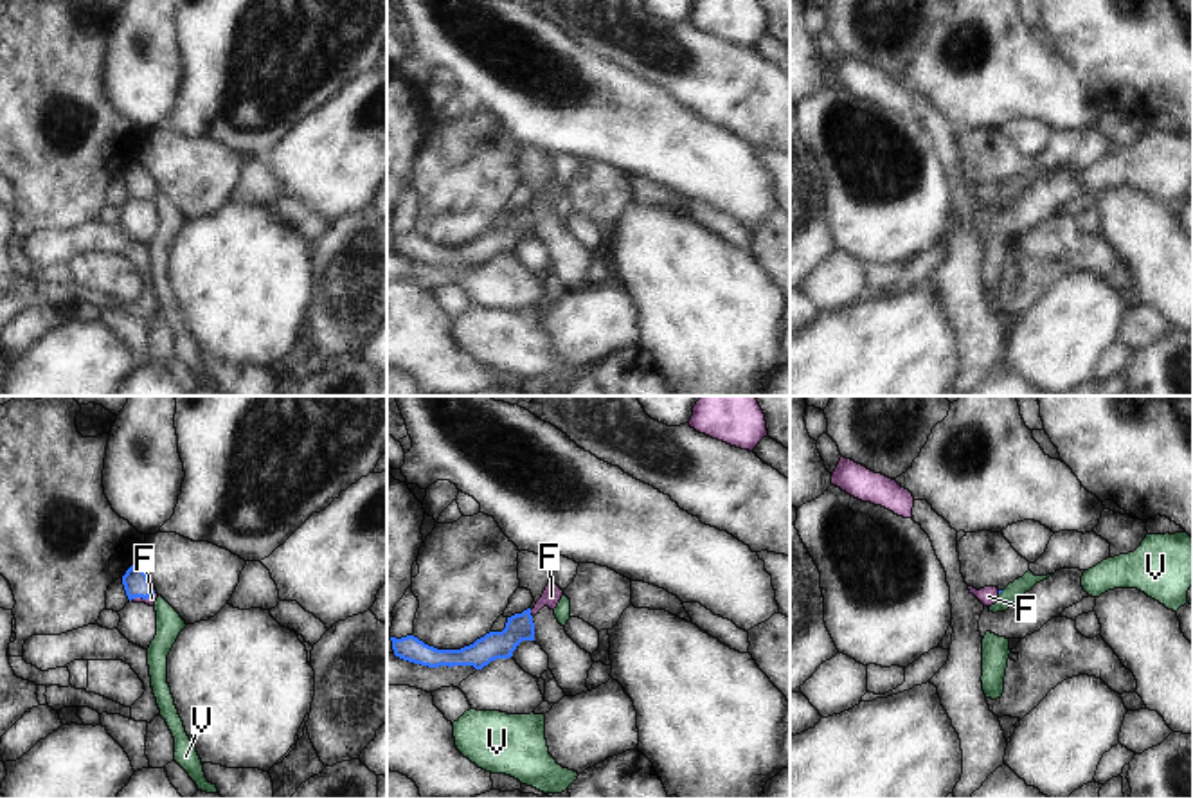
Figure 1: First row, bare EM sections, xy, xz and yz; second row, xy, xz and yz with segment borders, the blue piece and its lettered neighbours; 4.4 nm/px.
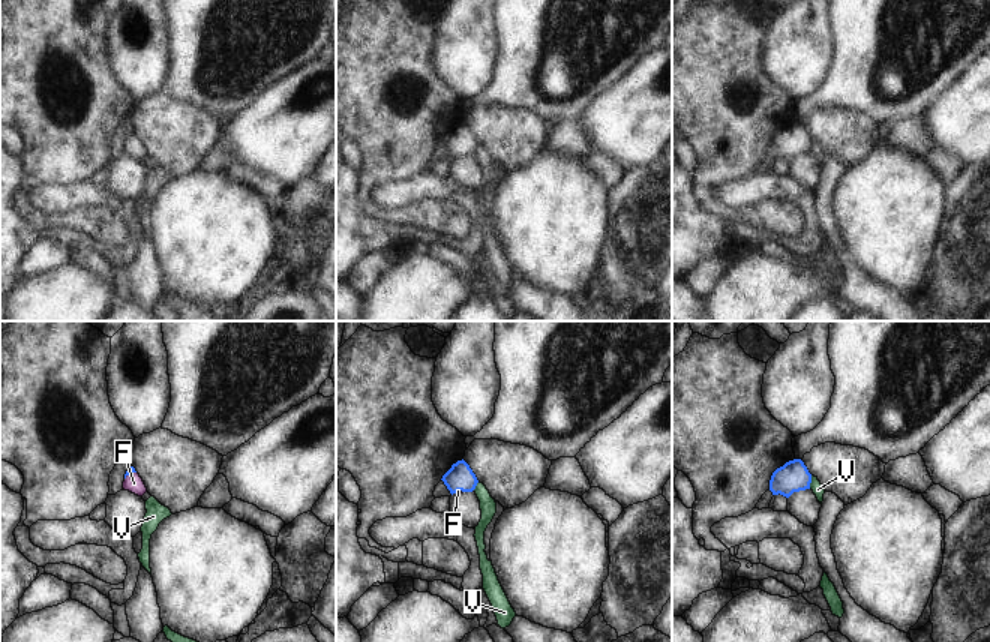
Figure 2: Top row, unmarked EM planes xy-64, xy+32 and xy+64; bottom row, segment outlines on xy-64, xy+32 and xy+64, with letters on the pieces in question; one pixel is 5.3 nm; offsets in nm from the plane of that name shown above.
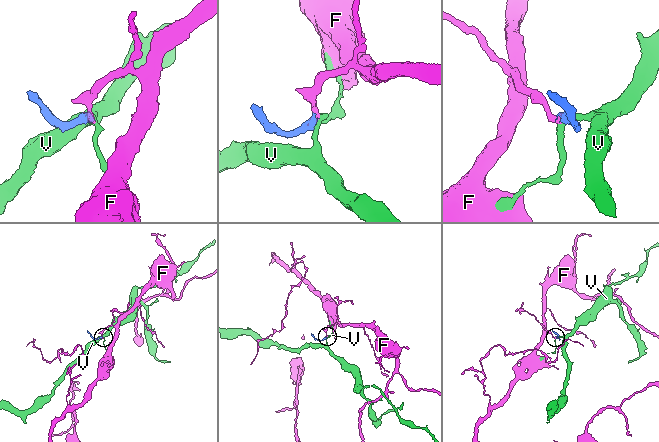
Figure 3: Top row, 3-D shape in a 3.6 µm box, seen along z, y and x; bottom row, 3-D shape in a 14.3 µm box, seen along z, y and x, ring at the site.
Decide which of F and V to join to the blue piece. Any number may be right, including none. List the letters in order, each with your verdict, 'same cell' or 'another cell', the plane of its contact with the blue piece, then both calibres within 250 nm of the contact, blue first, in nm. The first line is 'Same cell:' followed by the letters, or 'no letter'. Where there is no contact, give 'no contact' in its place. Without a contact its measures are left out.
Same cell: F
F: same cell; meets blue in xy; 120 nm thick on the blue side, 40 nm on the other
V: another cell; no contact

